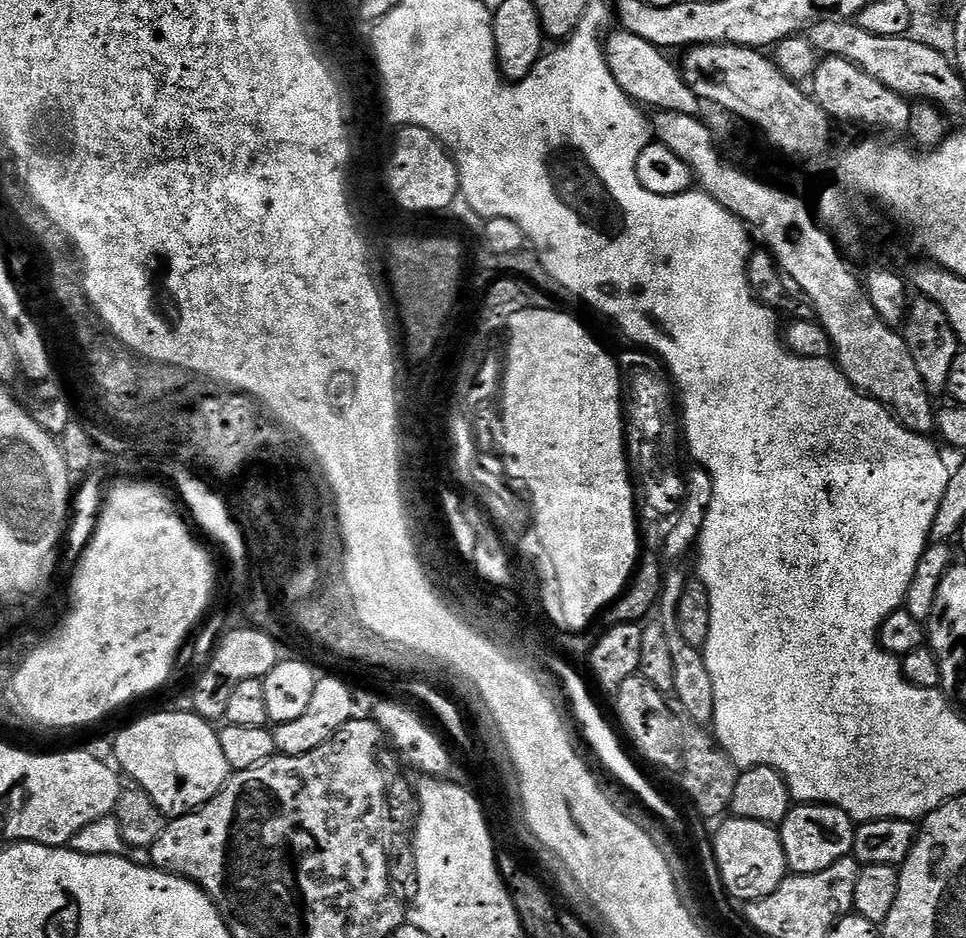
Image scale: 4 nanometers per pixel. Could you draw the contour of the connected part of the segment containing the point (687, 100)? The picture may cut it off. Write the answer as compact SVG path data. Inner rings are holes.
M623 30L615 31L607 33L604 40L604 56L624 93L645 109L698 116L700 99L696 97L694 90L690 90L690 86L684 80L683 71L677 65L675 68L664 57L667 55L650 42L646 42L646 38L638 38L638 34L630 34Z

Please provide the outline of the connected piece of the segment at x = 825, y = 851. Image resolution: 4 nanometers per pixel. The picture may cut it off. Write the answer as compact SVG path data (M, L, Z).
M796 804L778 826L789 873L818 874L818 870L826 870L842 857L852 855L856 825L846 810L833 804Z

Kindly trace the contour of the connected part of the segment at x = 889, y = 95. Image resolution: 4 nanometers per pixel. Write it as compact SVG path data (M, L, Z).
M824 56L811 74L811 84L810 95L833 121L856 124L861 120L864 124L877 124L884 132L908 132L913 105L894 90L882 86L878 78L870 78L870 74L854 66L854 62L846 62L846 58Z

